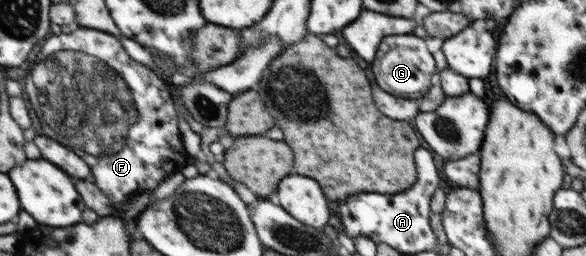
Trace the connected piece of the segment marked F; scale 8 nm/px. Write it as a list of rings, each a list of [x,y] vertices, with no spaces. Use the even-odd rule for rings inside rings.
[[[75,26],[71,33],[48,37],[31,63],[33,81],[47,99],[43,101],[31,83],[24,88],[41,120],[43,135],[69,148],[91,167],[93,181],[105,196],[111,198],[116,217],[122,217],[119,213],[125,200],[143,190],[154,190],[163,180],[181,172],[189,163],[191,155],[183,143],[178,113],[168,84],[151,68],[133,60],[113,35],[94,28]]]

